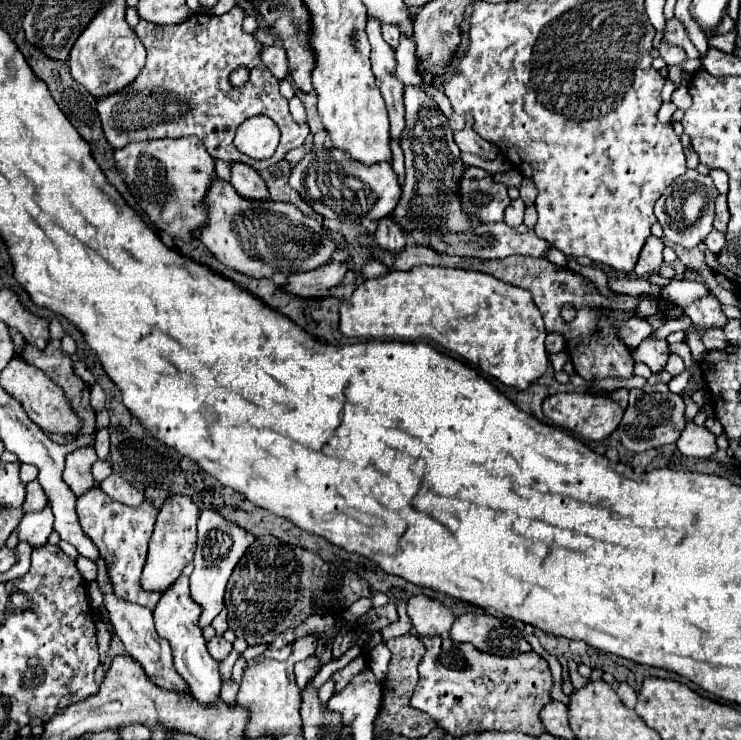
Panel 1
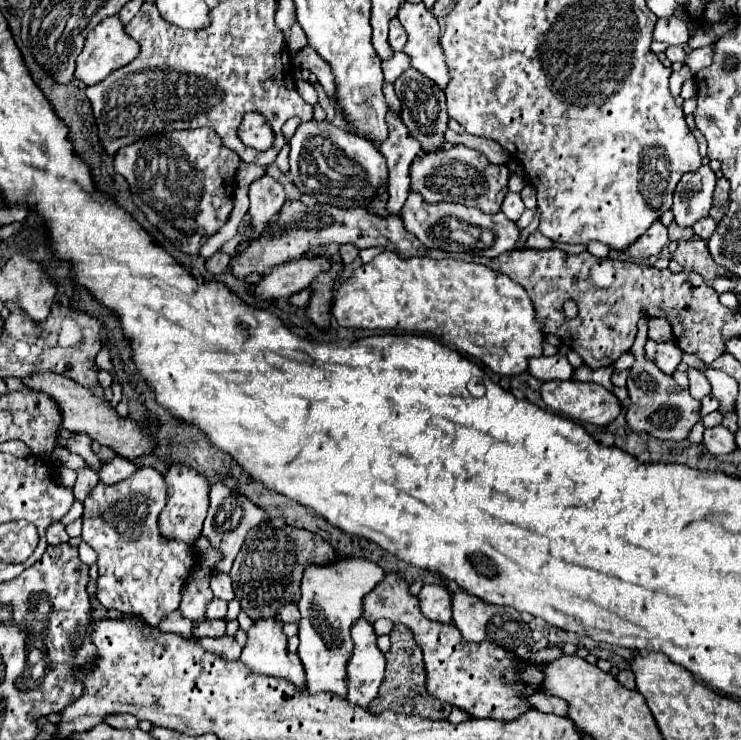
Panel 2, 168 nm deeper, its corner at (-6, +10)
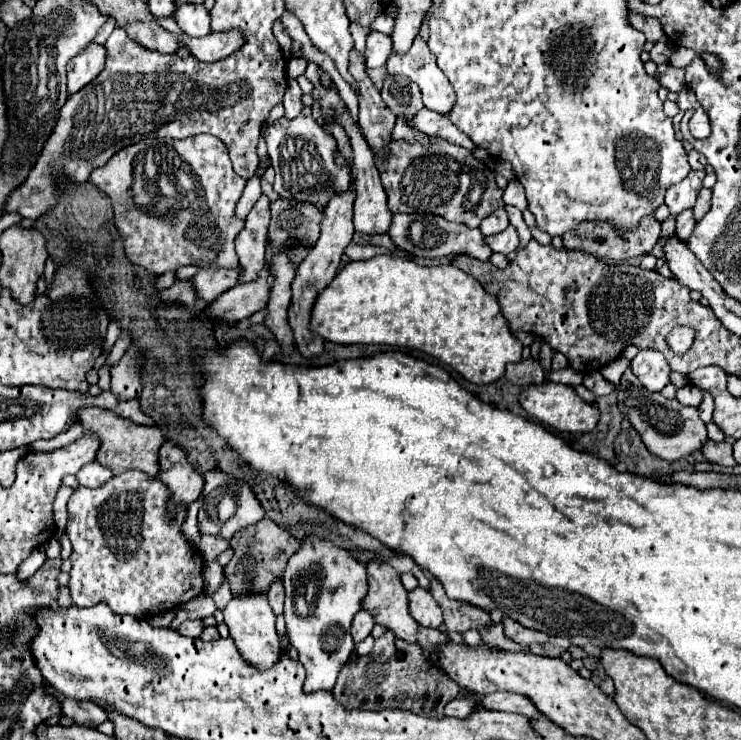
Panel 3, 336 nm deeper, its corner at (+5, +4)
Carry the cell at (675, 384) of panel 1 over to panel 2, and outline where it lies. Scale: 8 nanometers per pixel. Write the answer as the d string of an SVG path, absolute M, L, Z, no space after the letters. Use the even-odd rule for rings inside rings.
M689 369L687 375L689 378L689 392L693 398L701 400L711 393L711 385L705 379L703 373L699 373L697 369Z

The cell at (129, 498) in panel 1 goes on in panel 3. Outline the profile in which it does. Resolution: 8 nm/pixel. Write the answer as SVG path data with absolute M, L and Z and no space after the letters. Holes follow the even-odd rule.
M92 461L88 465L84 465L78 473L76 473L76 479L82 487L100 487L104 485L108 479L112 479L112 471L108 471L106 467L102 467L100 463Z

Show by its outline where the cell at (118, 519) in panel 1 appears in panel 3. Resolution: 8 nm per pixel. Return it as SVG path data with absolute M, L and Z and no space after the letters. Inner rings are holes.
M124 471L98 489L78 487L68 501L66 535L72 543L70 593L76 607L94 607L106 603L118 615L146 619L154 613L172 611L202 593L202 555L180 533L186 509L174 511L172 521L166 515L168 489L142 471Z

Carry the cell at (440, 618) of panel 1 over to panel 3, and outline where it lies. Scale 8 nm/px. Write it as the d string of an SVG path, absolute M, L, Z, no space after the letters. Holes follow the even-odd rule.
M416 587L414 591L408 593L408 601L410 601L412 617L422 627L432 627L432 629L440 627L440 623L442 623L442 609L438 607L438 603L430 595L430 591L426 591L422 587Z

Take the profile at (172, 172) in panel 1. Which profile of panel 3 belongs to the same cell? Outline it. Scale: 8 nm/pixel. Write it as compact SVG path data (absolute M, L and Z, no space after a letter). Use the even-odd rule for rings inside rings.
M194 135L190 139L166 139L166 143L156 143L150 149L138 143L124 147L104 167L92 171L90 181L110 195L116 227L124 237L126 255L132 263L146 267L146 271L162 275L184 265L198 265L198 259L202 267L238 265L234 237L244 227L244 221L236 219L234 207L242 195L246 181L234 173L228 159L228 147L218 137Z

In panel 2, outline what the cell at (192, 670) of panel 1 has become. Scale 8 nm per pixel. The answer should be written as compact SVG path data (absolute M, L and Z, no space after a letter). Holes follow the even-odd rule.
M211 549L211 553L207 553L207 557L203 558L203 565L197 565L195 573L183 587L183 593L181 593L183 599L181 599L179 611L183 617L189 617L193 623L197 623L205 617L205 607L213 599L213 593L209 587L209 573L211 573L217 557L219 557L219 553L215 549Z

